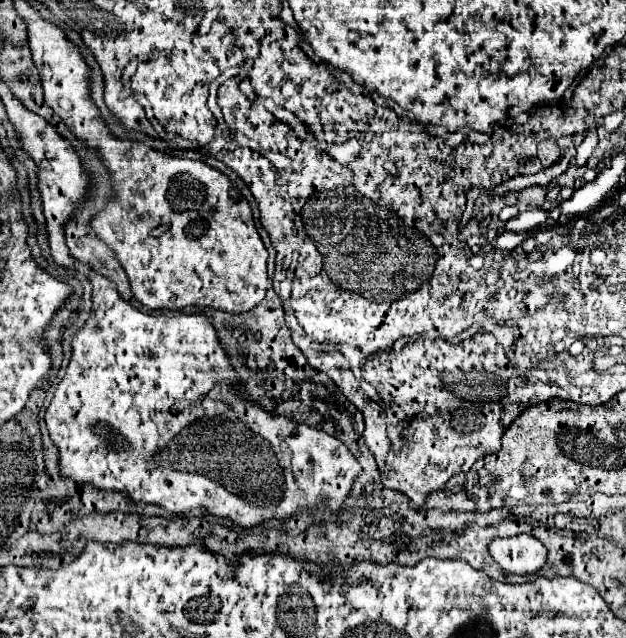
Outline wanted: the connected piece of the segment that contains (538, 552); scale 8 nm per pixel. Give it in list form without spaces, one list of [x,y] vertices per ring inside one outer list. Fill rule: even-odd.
[[[530,534],[496,538],[490,544],[490,554],[508,574],[536,574],[546,564],[546,546]]]

